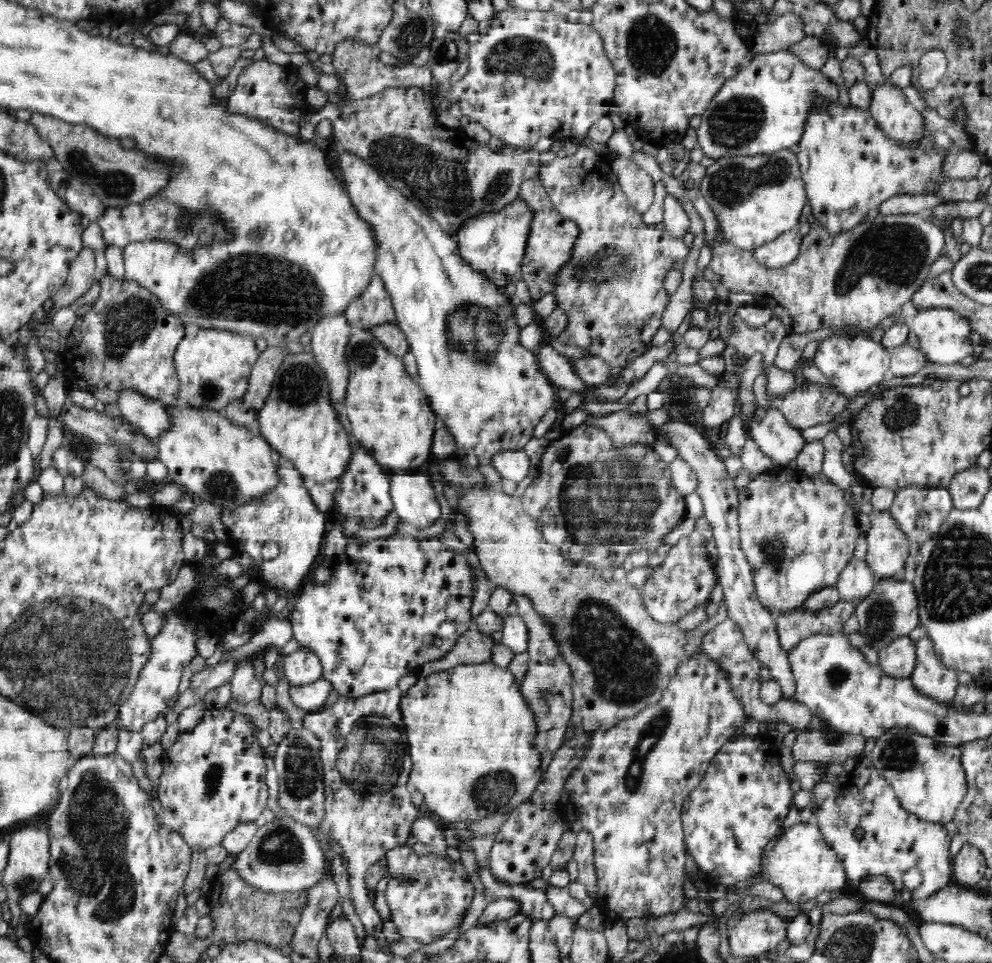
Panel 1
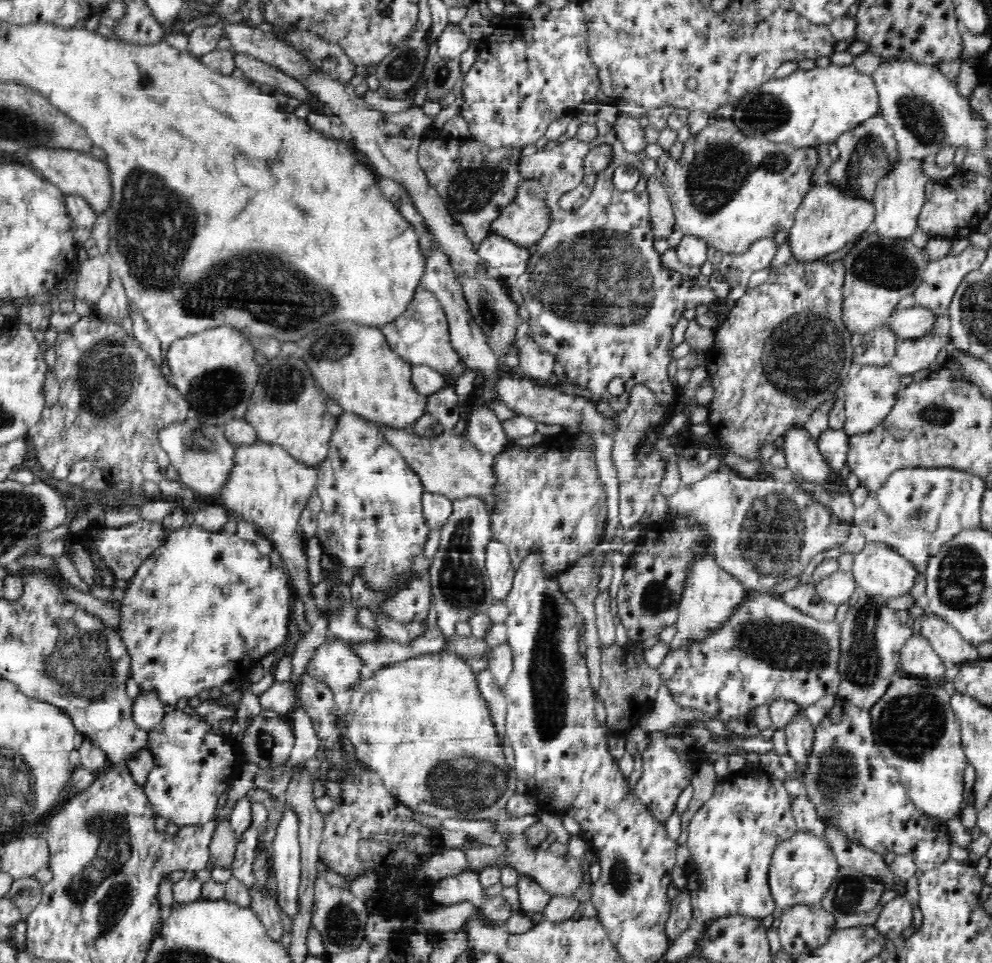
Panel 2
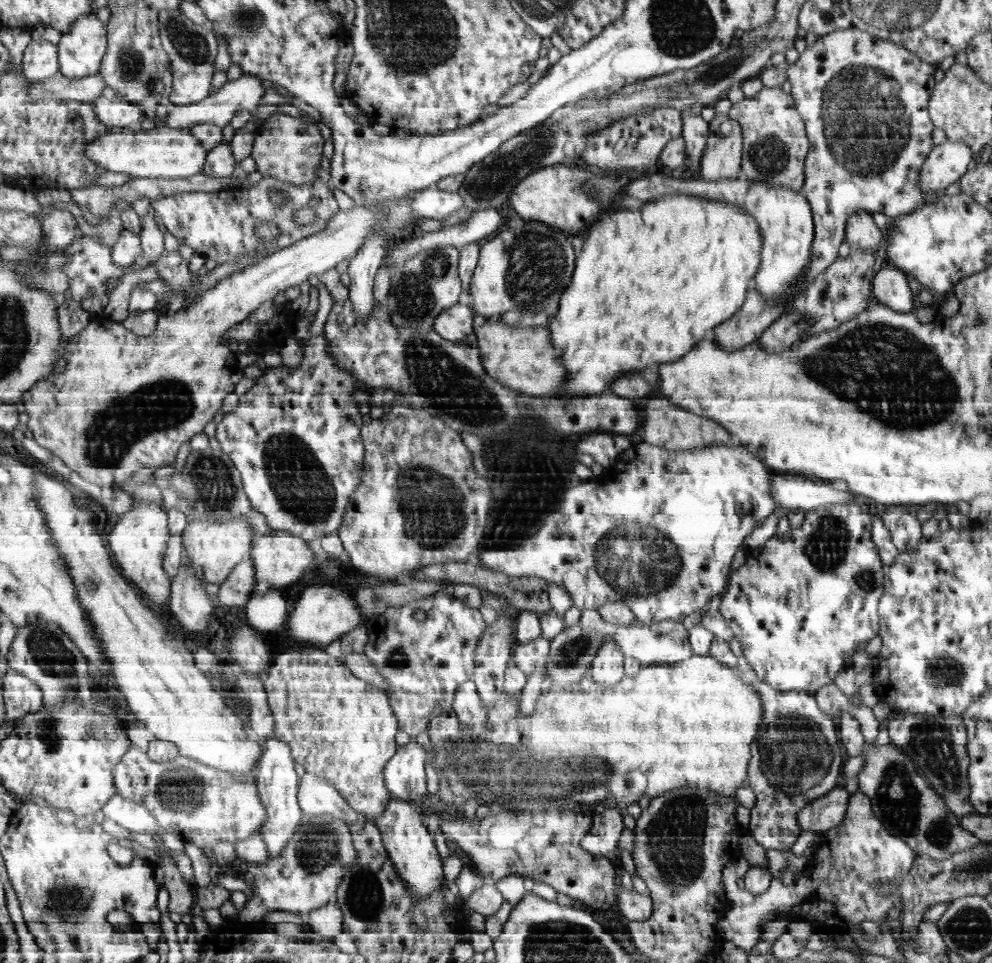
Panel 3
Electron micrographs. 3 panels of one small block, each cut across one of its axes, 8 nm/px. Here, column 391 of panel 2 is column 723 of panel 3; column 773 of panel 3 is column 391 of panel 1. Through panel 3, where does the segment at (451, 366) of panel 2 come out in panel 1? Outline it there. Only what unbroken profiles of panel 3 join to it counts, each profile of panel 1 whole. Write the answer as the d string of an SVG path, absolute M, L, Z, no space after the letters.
M378 274L370 280L366 292L348 304L344 314L356 330L368 330L378 324L396 324L392 296L386 292L384 280Z

